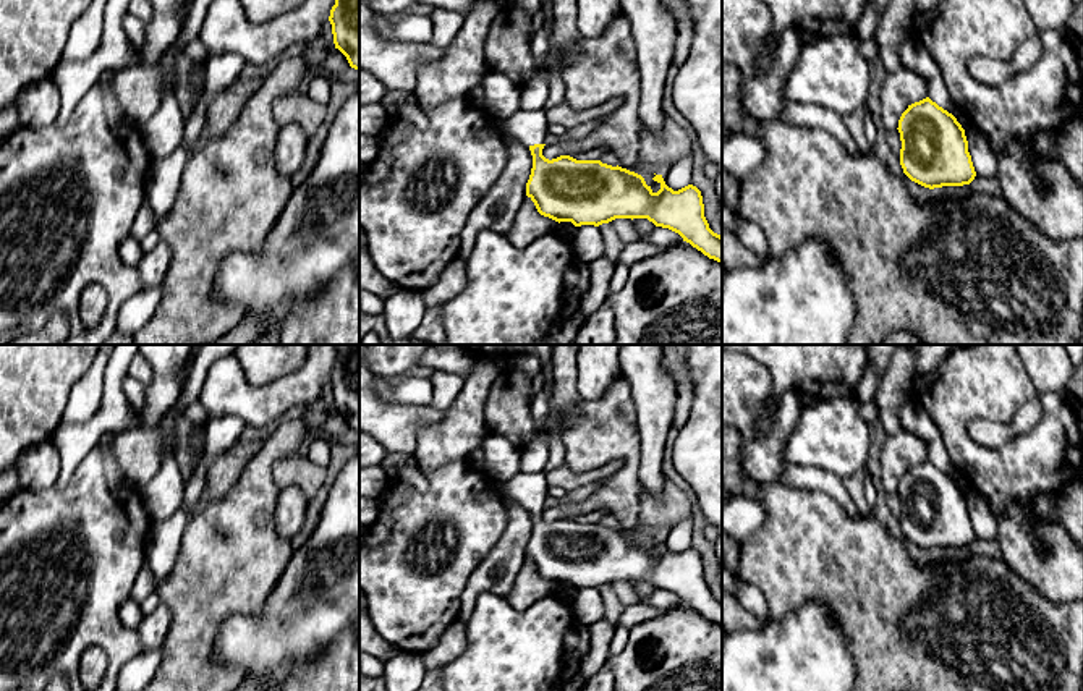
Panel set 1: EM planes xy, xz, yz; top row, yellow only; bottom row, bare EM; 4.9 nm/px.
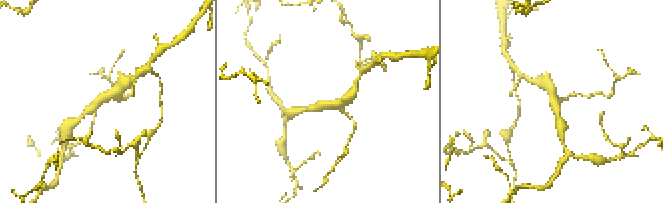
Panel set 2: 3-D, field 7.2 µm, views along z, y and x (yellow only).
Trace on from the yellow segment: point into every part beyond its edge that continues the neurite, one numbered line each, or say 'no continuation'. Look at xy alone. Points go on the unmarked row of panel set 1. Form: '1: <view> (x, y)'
no continuation

